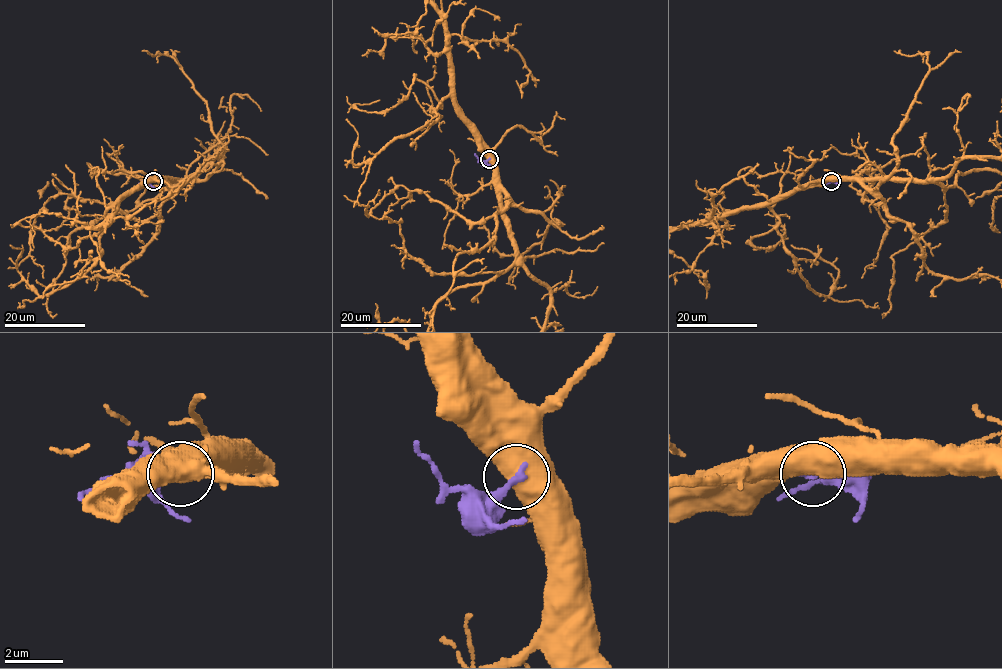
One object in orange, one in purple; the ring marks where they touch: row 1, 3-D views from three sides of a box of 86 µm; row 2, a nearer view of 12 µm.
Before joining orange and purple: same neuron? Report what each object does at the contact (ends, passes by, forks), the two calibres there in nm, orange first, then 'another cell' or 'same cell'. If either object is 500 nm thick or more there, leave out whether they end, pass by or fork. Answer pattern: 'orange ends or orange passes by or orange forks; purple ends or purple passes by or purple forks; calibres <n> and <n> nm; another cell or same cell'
calibres 750 and 260 nm; another cell

